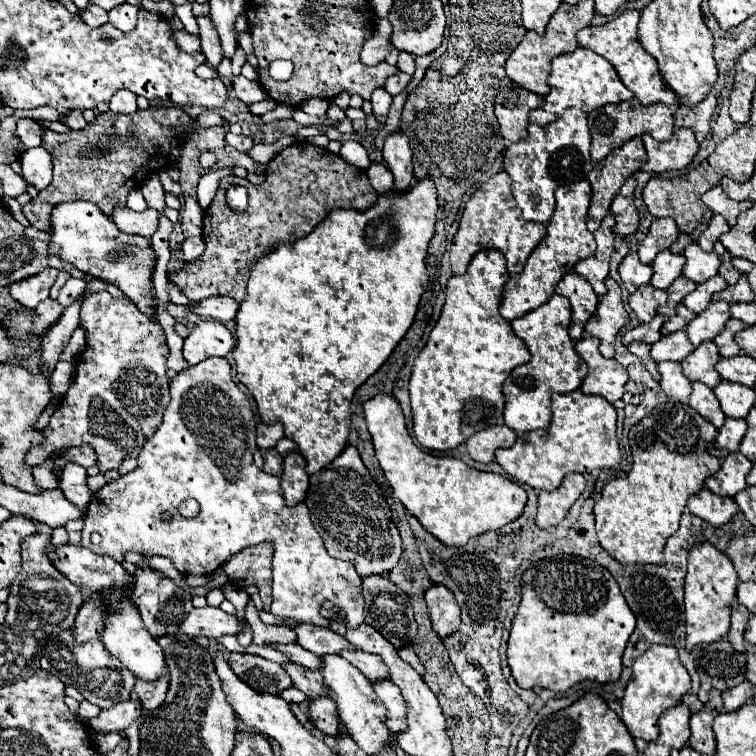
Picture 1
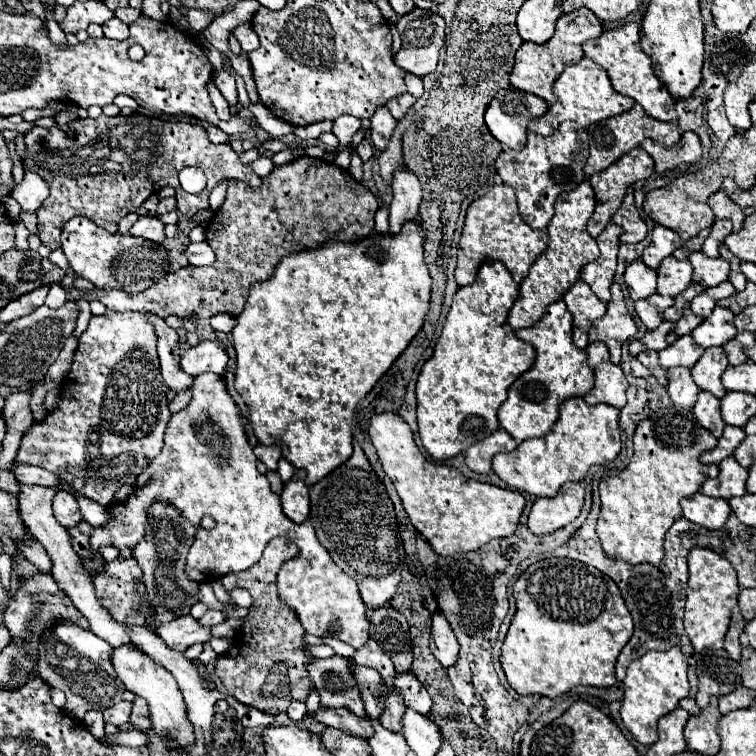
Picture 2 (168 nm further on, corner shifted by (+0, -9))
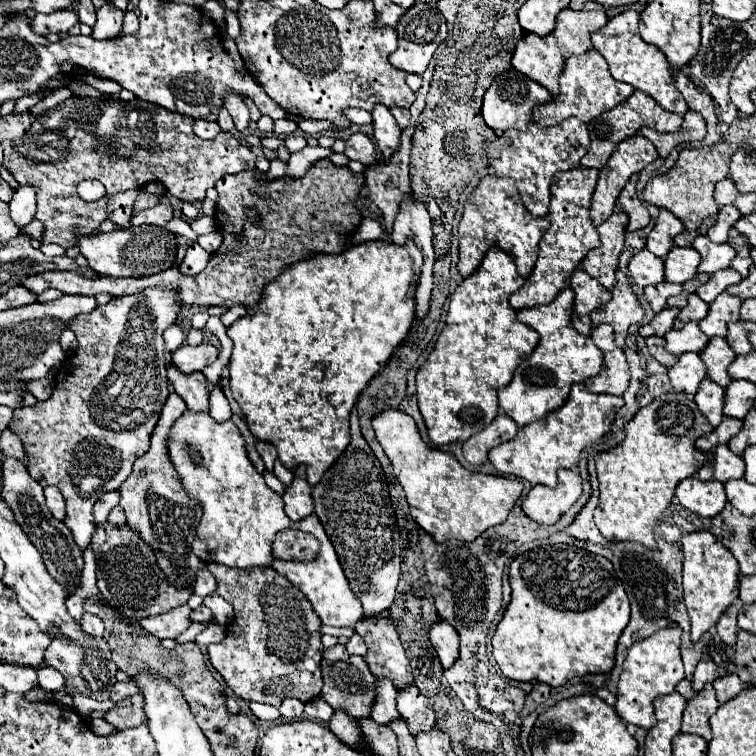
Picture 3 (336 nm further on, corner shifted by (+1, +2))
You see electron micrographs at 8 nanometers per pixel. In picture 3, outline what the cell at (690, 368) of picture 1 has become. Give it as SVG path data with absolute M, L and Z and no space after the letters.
M722 337L710 339L706 349L700 353L700 357L708 367L708 379L718 383L720 387L728 387L728 383L732 381L728 375L728 365L734 361L736 353L730 349L726 339Z

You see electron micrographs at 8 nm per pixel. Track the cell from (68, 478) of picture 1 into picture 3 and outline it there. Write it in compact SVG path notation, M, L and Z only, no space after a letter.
M46 487L44 495L46 495L46 505L50 513L62 521L64 519L64 497L60 497L60 491L56 487Z

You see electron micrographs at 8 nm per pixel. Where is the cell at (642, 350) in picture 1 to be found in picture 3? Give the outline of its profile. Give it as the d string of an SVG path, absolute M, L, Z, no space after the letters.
M648 337L648 339L646 339L646 345L648 345L650 355L652 355L656 361L660 361L662 365L666 365L666 367L676 365L678 357L666 351L666 341L664 341L664 337Z

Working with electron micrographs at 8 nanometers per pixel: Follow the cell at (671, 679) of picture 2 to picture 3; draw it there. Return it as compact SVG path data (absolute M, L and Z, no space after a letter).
M668 627L660 629L654 635L636 641L628 649L628 657L624 661L624 671L618 681L618 693L616 693L616 711L626 723L634 723L636 727L650 729L656 725L654 707L652 701L660 695L674 693L676 685L684 679L684 665L680 659L680 627Z

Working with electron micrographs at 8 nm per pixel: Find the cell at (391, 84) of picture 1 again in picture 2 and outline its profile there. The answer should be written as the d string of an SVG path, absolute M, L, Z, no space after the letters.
M405 92L405 94L395 96L393 100L389 100L389 102L387 102L387 108L391 110L391 114L393 114L395 120L401 120L401 118L405 116L405 112L415 104L415 100L417 100L417 98L415 98L413 94Z

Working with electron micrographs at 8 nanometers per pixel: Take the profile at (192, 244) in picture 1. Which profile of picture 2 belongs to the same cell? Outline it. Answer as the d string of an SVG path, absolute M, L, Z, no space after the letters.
M191 242L185 250L185 256L193 266L209 266L215 260L215 254L207 242Z

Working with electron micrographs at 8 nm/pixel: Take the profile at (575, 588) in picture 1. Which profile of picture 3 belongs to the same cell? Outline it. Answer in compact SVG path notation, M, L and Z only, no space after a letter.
M546 545L518 555L510 565L512 601L508 603L492 637L494 657L512 681L540 681L552 687L588 673L606 673L614 667L616 643L630 619L630 603L622 581L606 557L574 545Z

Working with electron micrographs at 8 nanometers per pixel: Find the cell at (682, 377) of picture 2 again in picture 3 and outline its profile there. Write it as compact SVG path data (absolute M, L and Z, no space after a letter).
M698 353L680 355L678 363L670 369L670 383L678 393L694 395L704 377L706 377L706 365Z

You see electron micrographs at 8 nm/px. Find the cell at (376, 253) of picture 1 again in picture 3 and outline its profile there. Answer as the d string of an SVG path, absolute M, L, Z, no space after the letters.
M368 241L360 245L348 247L344 253L338 253L336 257L312 257L312 261L300 261L300 265L292 265L292 269L286 269L284 275L276 279L276 283L268 285L264 289L260 301L254 307L248 307L248 313L236 321L232 327L228 327L228 337L234 343L232 357L230 357L230 389L234 399L238 401L248 429L258 441L268 441L278 449L278 459L286 469L294 469L298 465L306 465L308 469L308 483L316 485L320 483L324 471L342 455L342 451L350 443L350 427L348 427L348 417L350 409L354 407L358 395L366 389L368 381L380 373L380 369L386 365L394 349L406 339L412 321L414 321L414 285L420 277L422 269L422 253L414 243L406 245L396 245L396 243L386 243L386 241Z

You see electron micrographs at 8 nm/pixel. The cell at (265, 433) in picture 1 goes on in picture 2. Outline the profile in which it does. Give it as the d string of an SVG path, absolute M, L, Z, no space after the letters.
M257 444L255 446L255 456L269 468L269 470L277 470L277 462L281 458L281 448L277 444L273 446L265 446L265 444Z

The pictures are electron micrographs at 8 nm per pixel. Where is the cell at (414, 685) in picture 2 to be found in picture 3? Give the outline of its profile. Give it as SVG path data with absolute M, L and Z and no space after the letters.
M408 685L404 693L398 693L398 709L402 719L408 723L412 737L416 737L420 731L430 731L436 727L434 711L416 685Z

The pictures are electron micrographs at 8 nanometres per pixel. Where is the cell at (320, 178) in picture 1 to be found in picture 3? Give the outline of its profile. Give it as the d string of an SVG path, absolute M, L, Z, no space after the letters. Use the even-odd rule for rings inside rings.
M320 159L316 161L302 179L276 179L276 181L258 181L256 175L260 175L260 171L244 171L244 173L236 173L232 177L222 177L216 183L216 191L220 195L218 199L218 225L220 225L220 233L224 237L220 249L216 253L210 255L208 267L194 277L186 277L182 275L176 267L166 269L162 273L150 275L150 277L138 277L138 279L116 279L116 277L100 277L96 281L88 279L88 277L80 277L78 273L68 273L68 271L48 271L48 273L40 273L40 275L32 275L26 277L22 281L22 285L40 295L46 289L60 289L64 295L98 295L98 293L110 293L112 297L122 297L122 295L132 295L132 293L140 293L146 287L166 287L166 289L176 289L180 293L180 301L182 305L200 305L200 307L210 307L210 305L244 305L244 307L252 307L258 303L264 287L272 281L278 279L278 275L282 275L290 265L310 259L312 255L318 253L342 253L348 245L348 235L358 227L358 223L362 221L360 211L356 209L356 199L360 195L360 189L364 185L364 175L362 173L352 173L348 167L336 167L330 159ZM246 207L256 207L260 213L260 221L252 223L246 217Z

